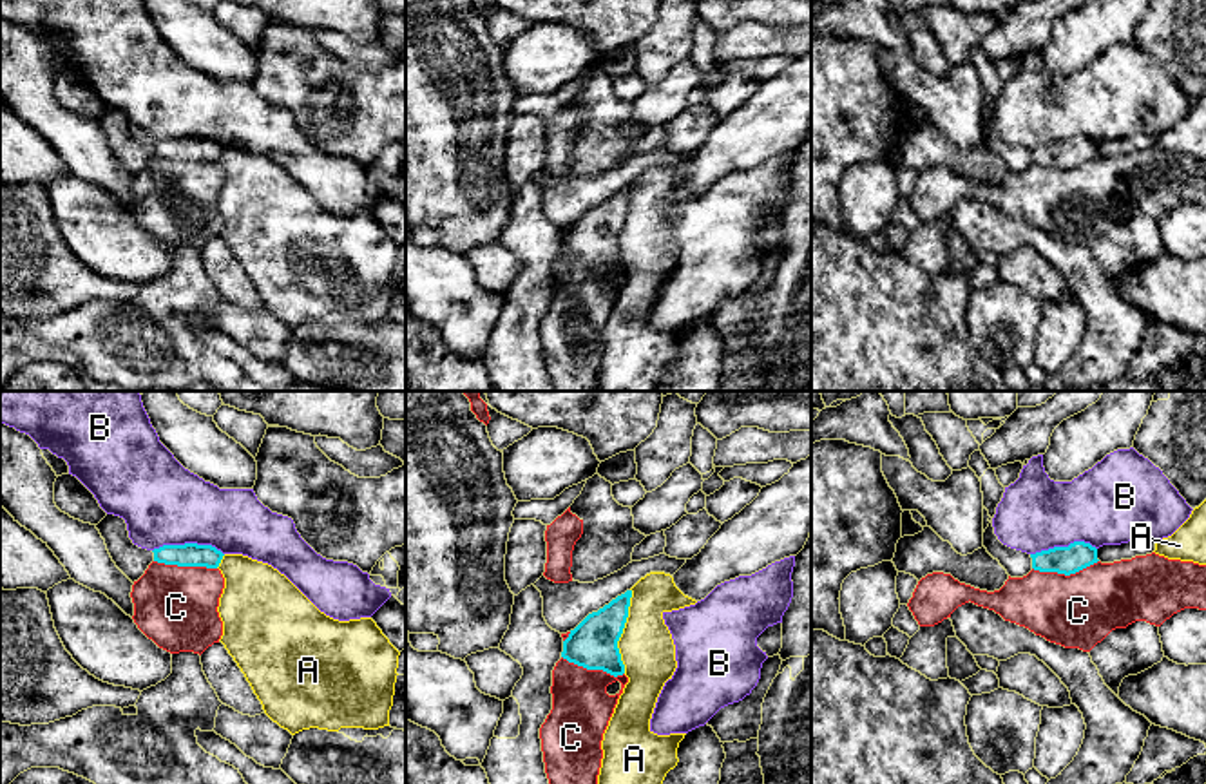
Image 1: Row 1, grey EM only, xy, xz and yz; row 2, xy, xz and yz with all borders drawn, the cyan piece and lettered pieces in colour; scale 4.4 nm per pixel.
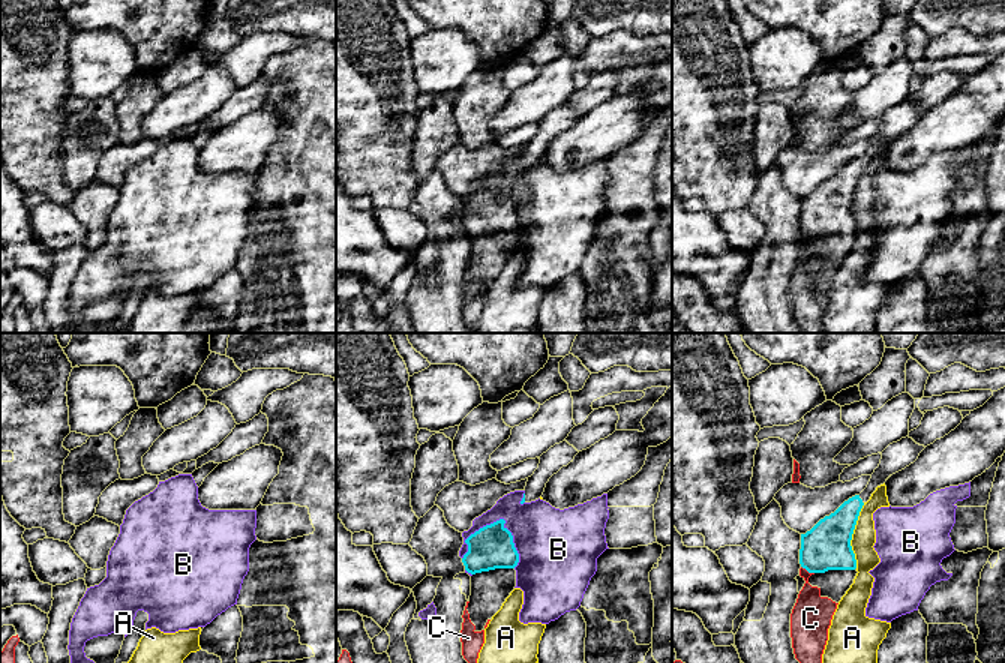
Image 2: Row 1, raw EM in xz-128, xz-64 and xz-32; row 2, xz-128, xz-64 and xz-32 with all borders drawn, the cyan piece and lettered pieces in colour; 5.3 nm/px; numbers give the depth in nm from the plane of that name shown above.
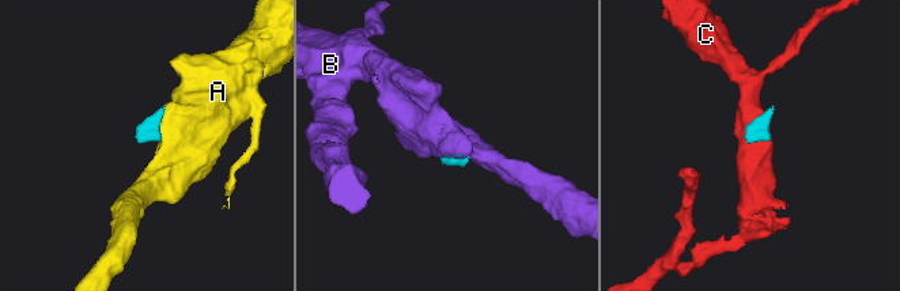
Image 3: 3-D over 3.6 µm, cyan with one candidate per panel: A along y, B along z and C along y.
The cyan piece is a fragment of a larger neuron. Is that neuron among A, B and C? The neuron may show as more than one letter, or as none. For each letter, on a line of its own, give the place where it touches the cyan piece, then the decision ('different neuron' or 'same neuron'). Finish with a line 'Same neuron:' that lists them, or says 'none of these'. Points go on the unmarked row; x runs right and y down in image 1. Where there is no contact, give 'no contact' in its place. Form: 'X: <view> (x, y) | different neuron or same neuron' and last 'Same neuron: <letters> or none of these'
A: xz (622, 225) | different neuron
B: xy (189, 138) | different neuron
C: yz (1065, 169) | different neuron
Same neuron: none of these

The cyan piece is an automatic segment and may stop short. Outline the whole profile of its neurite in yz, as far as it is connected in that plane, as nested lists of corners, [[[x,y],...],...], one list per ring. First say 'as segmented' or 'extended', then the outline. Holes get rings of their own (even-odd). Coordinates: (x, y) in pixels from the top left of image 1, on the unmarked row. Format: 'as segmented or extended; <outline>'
extended; [[[1135,134],[1121,139],[1103,139],[1099,143],[1085,136],[1074,136],[1068,141],[1054,141],[1030,148],[1032,163],[1039,167],[1076,168],[1097,156],[1114,158],[1146,150],[1155,145],[1155,134]]]

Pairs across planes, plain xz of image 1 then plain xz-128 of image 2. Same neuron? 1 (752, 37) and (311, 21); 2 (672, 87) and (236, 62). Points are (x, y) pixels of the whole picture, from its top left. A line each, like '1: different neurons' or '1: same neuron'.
1: different neurons
2: different neurons

